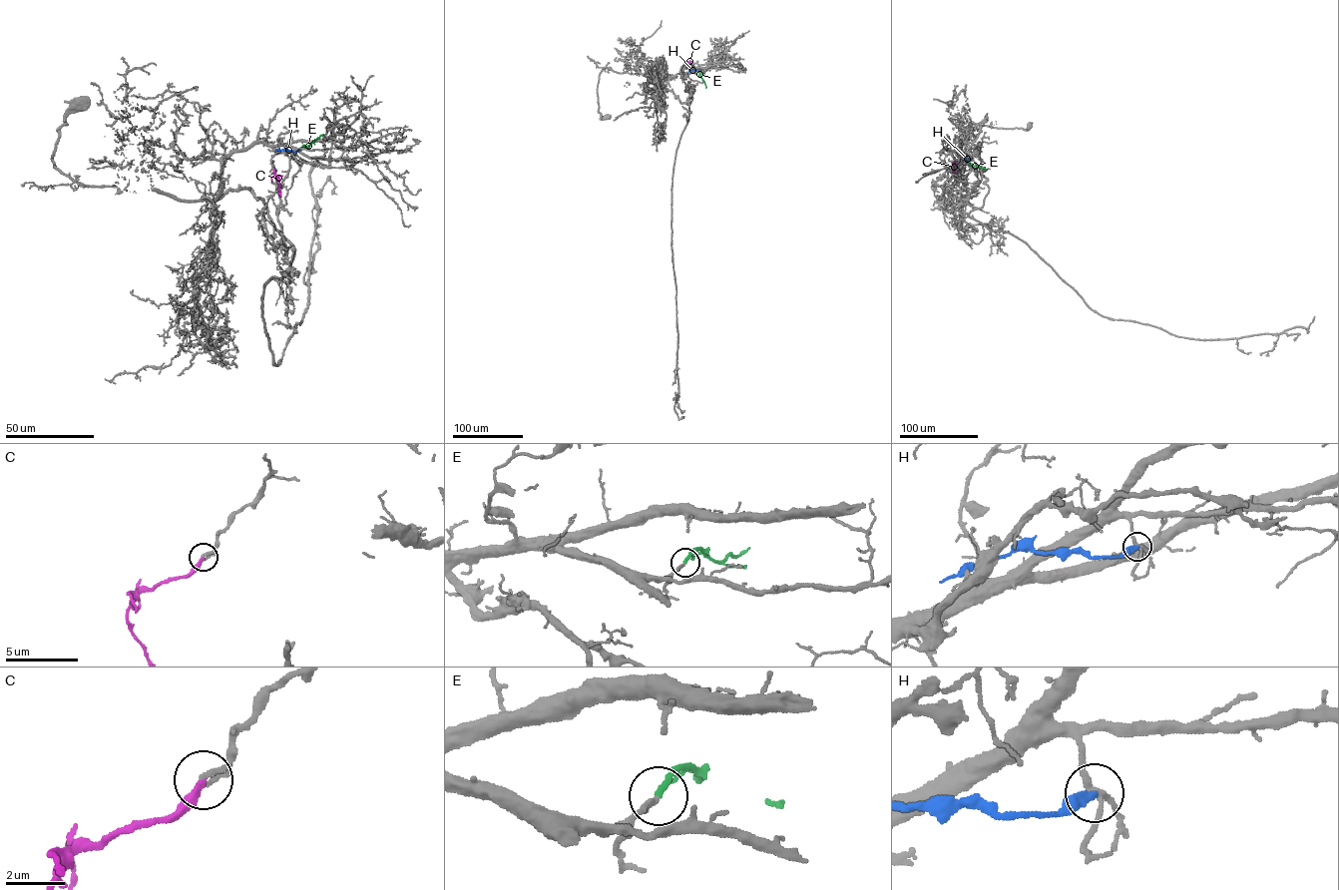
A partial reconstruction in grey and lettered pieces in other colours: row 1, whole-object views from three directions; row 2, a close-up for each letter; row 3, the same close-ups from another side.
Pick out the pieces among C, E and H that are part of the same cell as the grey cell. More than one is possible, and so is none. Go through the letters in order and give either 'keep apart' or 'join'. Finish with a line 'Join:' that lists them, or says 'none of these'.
C: keep apart
E: join
H: keep apart
Join: E

